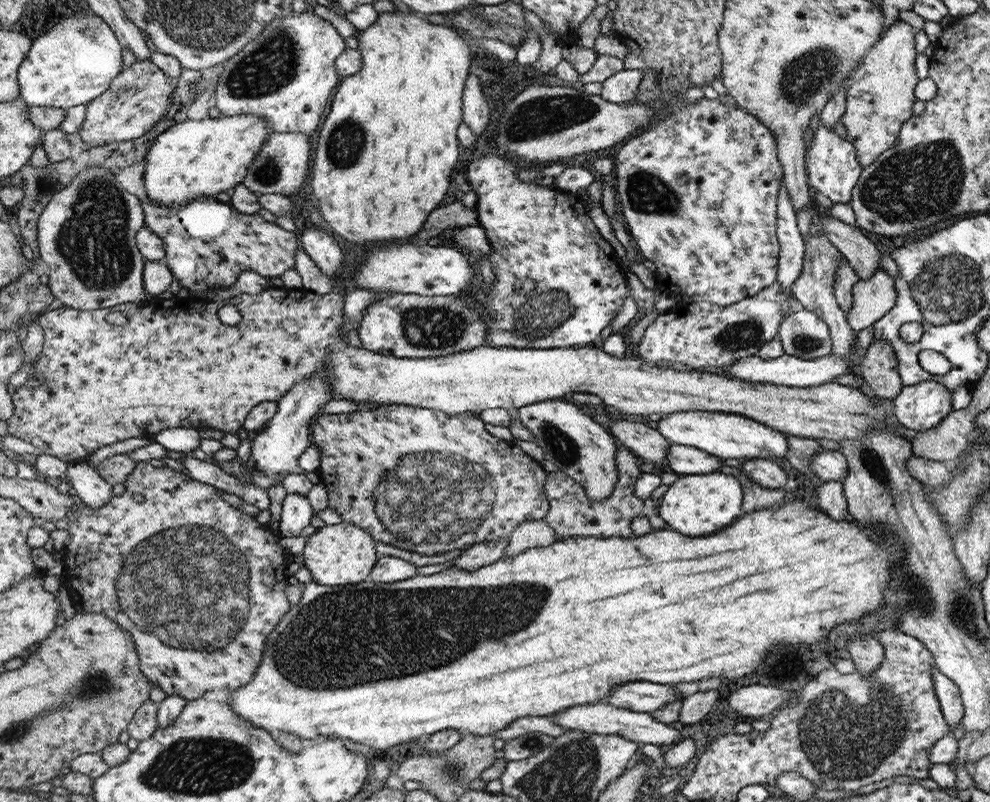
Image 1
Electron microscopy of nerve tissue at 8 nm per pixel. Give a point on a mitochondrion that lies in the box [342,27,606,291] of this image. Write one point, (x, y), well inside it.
(537, 115)

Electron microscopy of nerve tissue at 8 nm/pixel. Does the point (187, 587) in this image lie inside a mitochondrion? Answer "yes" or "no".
yes

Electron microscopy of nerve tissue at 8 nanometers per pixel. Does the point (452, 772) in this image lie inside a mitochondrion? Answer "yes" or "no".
yes

